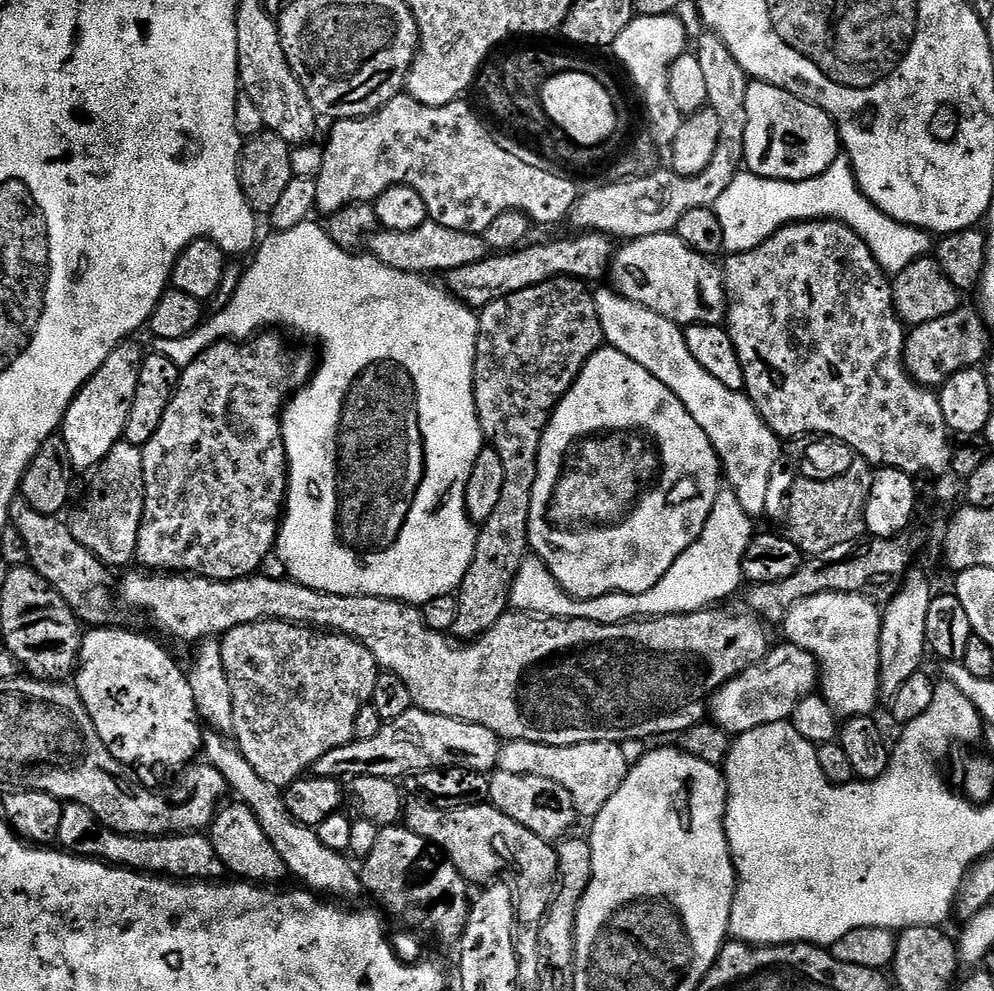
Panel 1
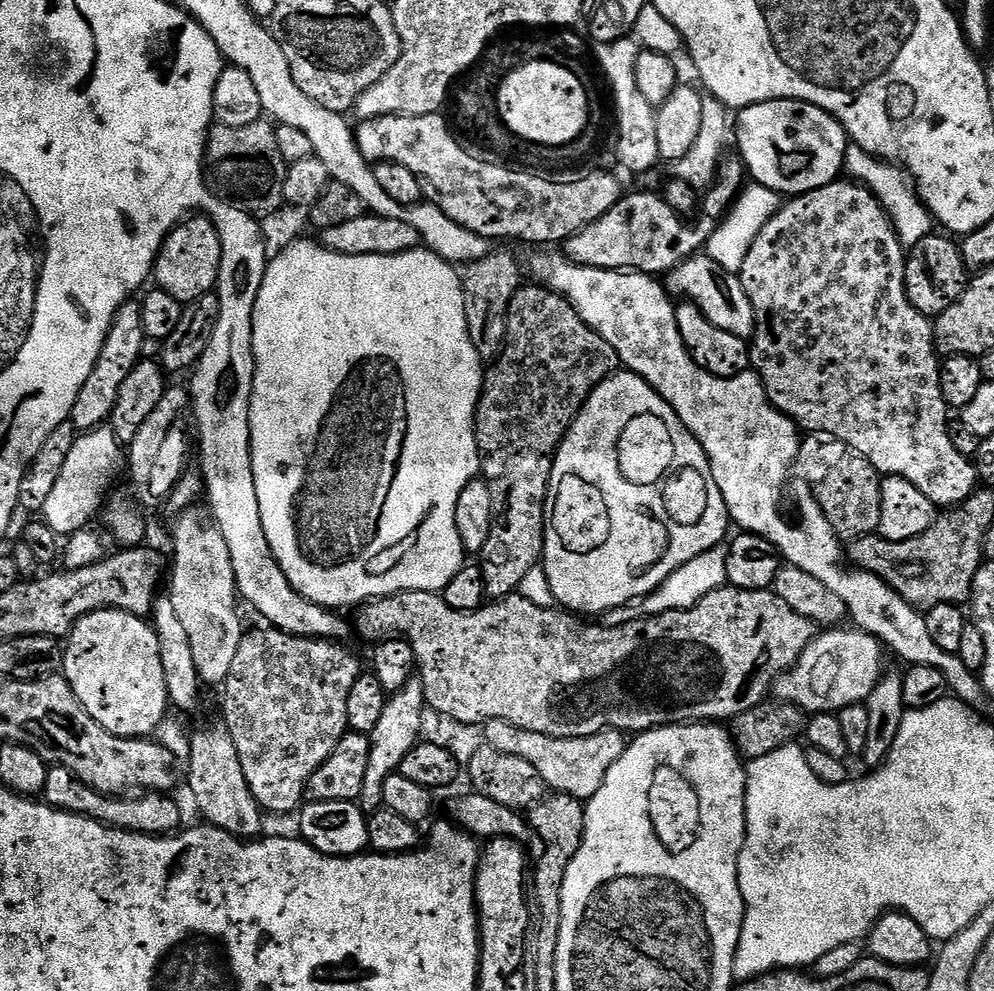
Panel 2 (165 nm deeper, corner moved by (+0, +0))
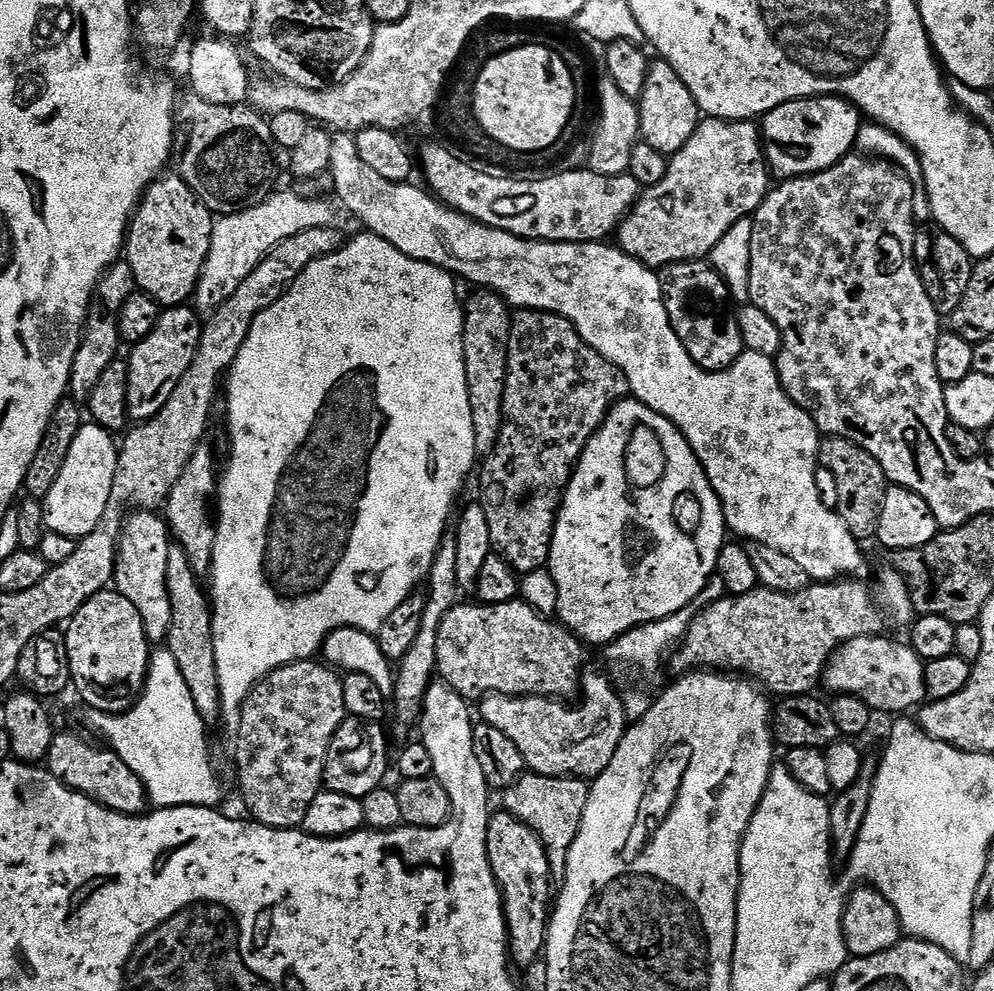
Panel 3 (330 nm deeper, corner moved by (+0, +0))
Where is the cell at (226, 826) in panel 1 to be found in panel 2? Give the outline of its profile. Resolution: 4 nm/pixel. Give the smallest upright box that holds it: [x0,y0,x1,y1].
[186,728,265,838]

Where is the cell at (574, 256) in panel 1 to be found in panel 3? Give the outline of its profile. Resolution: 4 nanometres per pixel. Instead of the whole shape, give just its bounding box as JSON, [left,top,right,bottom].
[615,119,770,270]

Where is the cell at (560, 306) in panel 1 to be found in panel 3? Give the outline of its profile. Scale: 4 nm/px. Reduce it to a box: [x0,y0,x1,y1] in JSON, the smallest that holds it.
[479,310,629,574]

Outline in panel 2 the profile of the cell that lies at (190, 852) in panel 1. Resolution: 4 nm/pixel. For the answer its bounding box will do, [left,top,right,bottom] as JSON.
[42,766,181,836]

